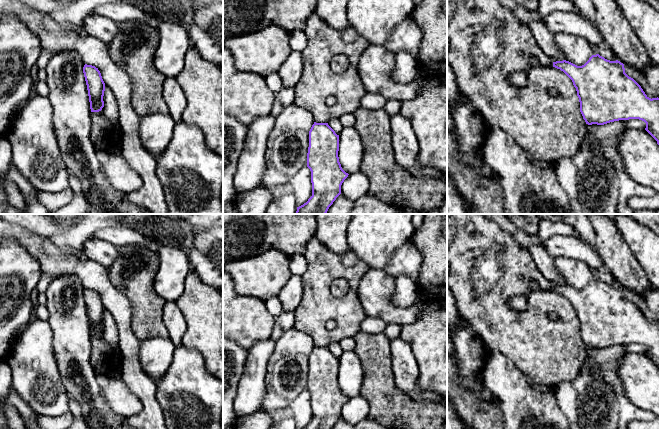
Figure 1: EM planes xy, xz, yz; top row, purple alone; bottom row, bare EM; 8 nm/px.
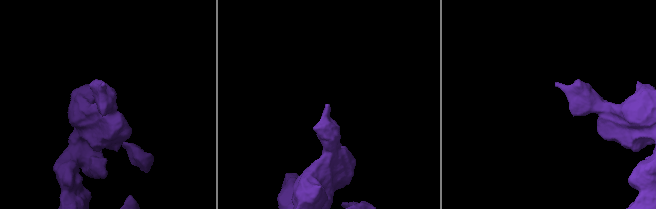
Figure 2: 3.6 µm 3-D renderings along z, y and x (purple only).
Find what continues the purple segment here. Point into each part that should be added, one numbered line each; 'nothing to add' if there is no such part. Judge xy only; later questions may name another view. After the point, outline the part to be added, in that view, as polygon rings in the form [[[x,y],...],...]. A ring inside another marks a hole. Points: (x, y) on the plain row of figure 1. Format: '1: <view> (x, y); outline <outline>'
1: xy (106, 359); outline [[[104,332],[91,336],[91,364],[97,377],[102,380],[121,370],[122,355],[117,345],[111,345],[104,339]]]

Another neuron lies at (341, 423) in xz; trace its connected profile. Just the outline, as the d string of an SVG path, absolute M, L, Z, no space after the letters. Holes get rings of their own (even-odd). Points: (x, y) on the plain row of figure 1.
M340 418L332 429L354 429L354 425L346 422L344 419Z

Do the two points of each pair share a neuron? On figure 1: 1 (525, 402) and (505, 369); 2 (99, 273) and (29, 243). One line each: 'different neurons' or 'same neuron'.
1: same neuron
2: same neuron

